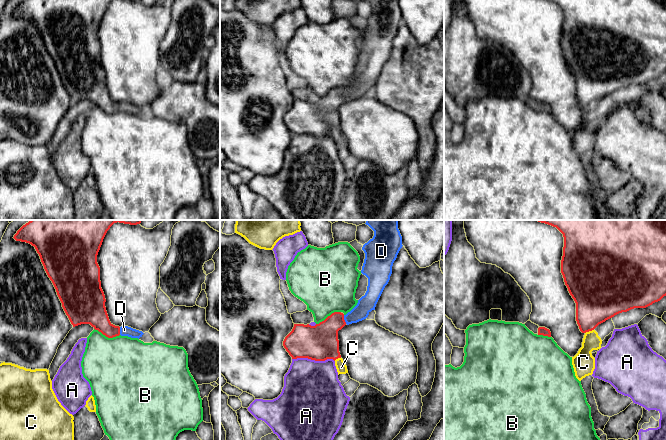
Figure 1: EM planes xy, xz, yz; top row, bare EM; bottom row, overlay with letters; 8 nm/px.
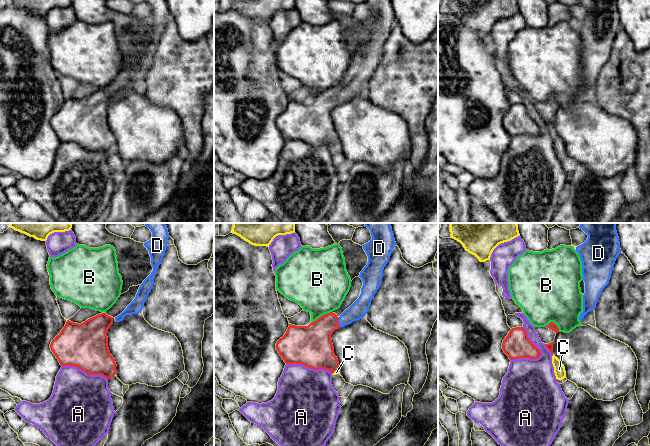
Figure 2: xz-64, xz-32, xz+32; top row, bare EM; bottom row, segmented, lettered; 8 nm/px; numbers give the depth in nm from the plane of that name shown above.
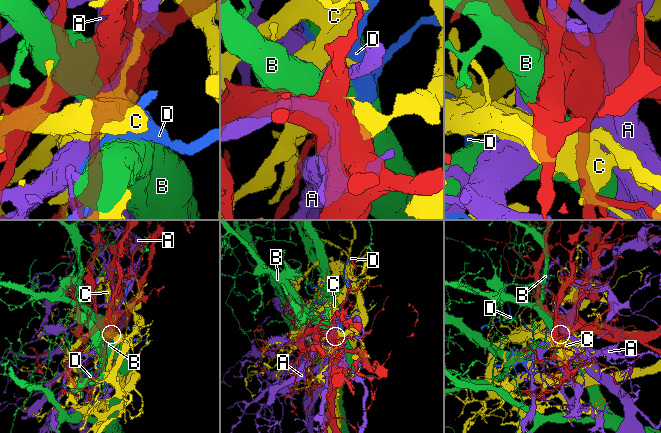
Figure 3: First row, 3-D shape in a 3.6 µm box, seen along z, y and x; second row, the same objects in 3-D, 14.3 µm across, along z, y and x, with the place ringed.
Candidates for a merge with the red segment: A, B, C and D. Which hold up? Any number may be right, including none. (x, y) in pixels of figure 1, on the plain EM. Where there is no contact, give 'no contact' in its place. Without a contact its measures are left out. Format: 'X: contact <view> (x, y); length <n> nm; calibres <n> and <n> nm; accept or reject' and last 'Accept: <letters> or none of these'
A: contact xz (313, 135); length 340 nm; calibres 280 and 460 nm; reject
B: contact xy (107, 112); length 220 nm; calibres 220 and 460 nm; reject
C: contact yz (589, 106); length 80 nm; calibres 360 and 160 nm; reject
D: contact xz (343, 95); length 80 nm; calibres 280 and 140 nm; accept
Accept: D

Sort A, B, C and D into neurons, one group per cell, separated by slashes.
A / B / C / D

